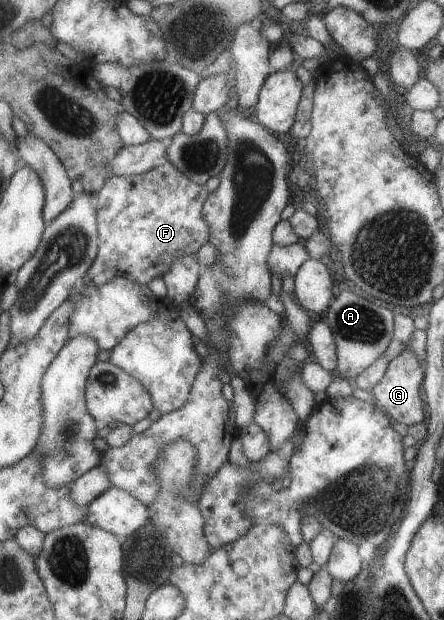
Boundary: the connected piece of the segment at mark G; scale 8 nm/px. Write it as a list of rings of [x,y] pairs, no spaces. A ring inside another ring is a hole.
[[[405,345],[404,349],[387,363],[380,382],[369,389],[371,395],[376,398],[375,406],[381,408],[391,422],[403,423],[408,427],[423,422],[423,418],[426,417],[427,413],[421,402],[421,396],[419,396],[419,386],[424,377],[423,364],[424,362],[417,360],[413,351]]]

